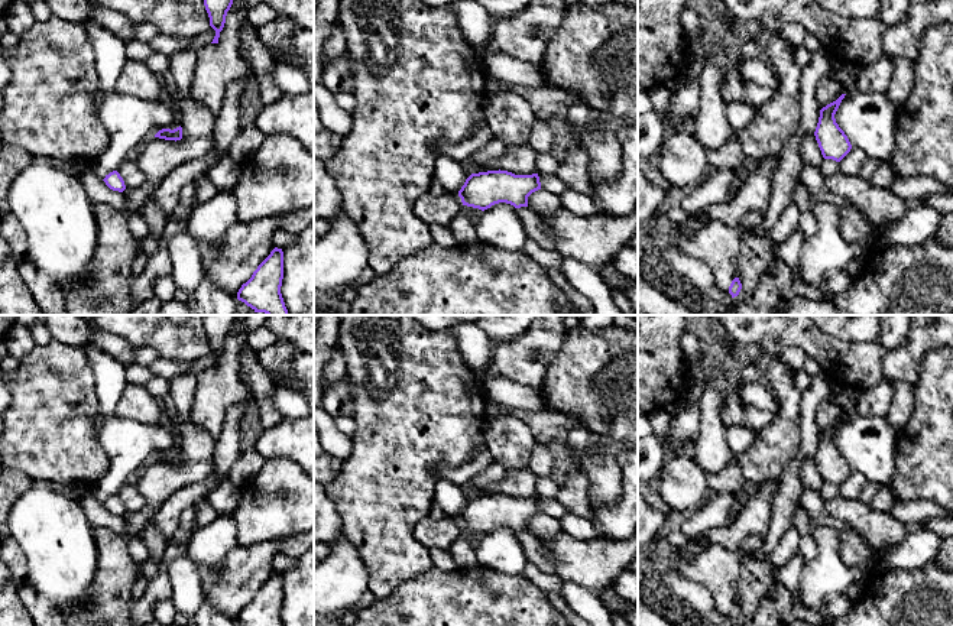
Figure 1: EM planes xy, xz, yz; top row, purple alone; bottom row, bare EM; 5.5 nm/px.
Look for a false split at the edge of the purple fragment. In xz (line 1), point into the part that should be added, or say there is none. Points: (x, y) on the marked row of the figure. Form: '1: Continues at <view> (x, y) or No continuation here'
1: No continuation here

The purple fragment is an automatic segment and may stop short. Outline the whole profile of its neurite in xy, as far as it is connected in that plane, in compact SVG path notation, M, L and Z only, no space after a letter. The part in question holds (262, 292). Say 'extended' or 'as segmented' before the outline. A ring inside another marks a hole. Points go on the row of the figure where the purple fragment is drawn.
as segmented; M275 247L257 266L252 278L242 285L237 299L255 312L266 315L288 315L281 286L283 279L283 252Z

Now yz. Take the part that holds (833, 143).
as segmented; M842 94L836 101L820 110L819 123L814 132L816 140L824 159L840 162L852 149L845 132L836 123L834 114L845 98Z

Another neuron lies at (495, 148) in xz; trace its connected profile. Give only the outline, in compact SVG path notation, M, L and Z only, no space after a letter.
M493 137L486 146L477 149L470 156L470 165L483 165L489 160L499 158L505 152L506 146L496 137Z

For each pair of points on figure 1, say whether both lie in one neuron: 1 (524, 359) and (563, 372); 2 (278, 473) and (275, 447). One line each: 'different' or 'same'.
1: different
2: different

